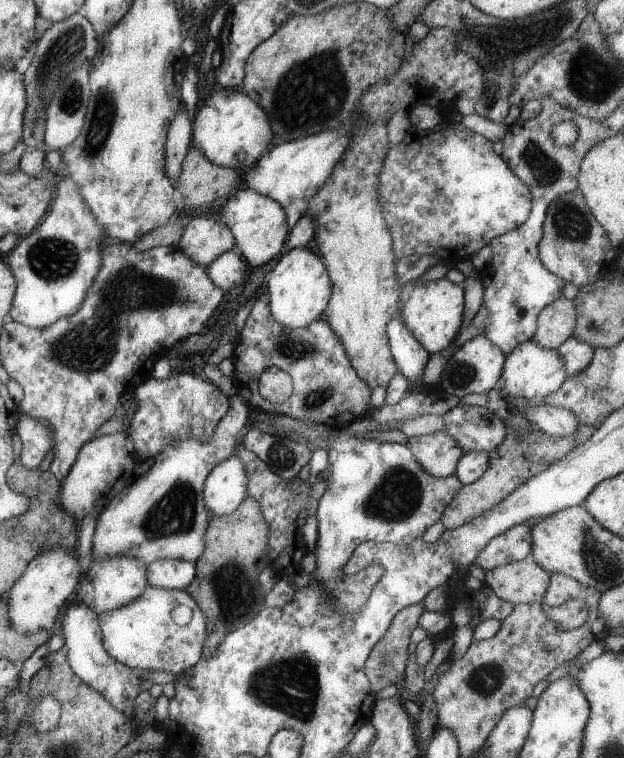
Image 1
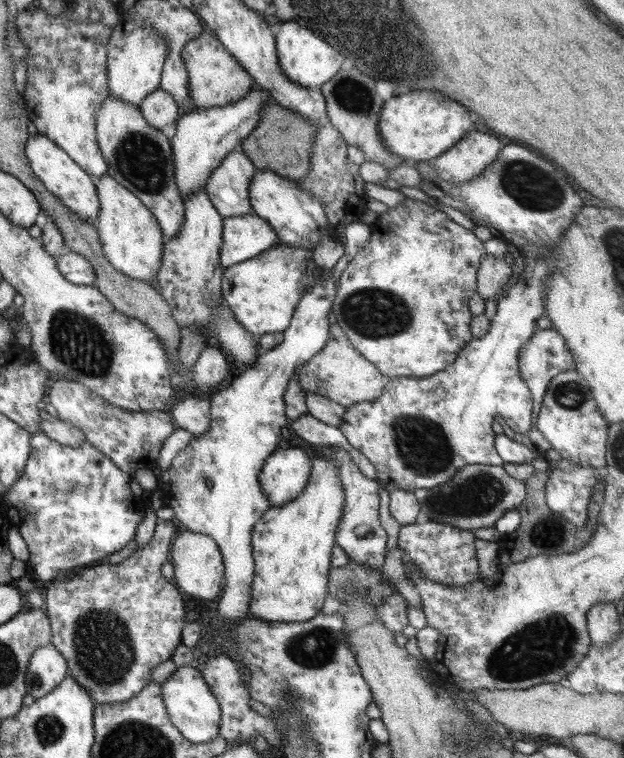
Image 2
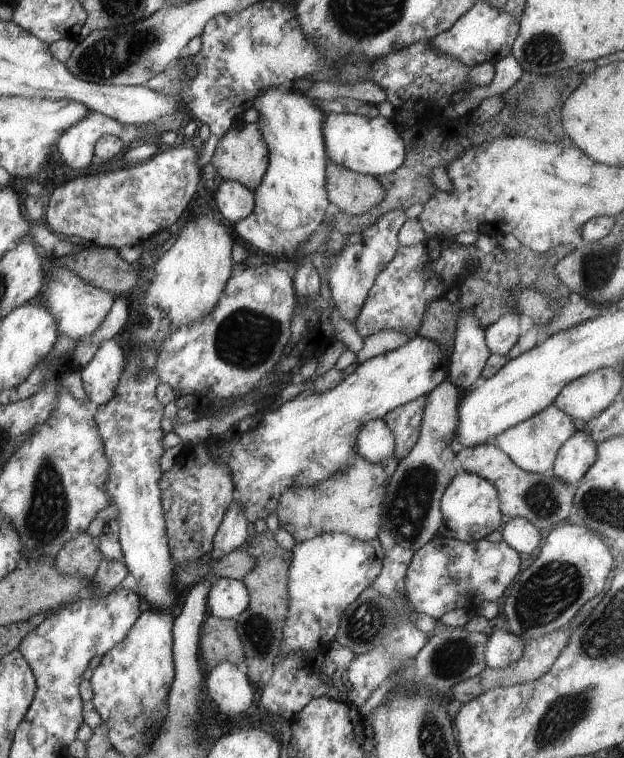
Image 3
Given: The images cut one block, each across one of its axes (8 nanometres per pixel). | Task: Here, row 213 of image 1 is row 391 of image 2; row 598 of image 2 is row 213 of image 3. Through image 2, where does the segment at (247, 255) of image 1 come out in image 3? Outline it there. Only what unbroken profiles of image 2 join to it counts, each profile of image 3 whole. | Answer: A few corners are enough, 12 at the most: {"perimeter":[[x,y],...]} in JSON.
{"perimeter":[[226,180],[217,189],[218,212],[232,225],[254,210],[253,192]]}

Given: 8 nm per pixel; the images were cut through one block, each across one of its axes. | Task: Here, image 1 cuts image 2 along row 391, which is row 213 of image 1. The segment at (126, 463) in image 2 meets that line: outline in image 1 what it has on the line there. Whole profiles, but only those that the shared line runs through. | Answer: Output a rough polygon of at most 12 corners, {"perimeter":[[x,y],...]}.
{"perimeter":[[76,182],[6,256],[8,314],[42,330],[74,316],[106,230]]}

